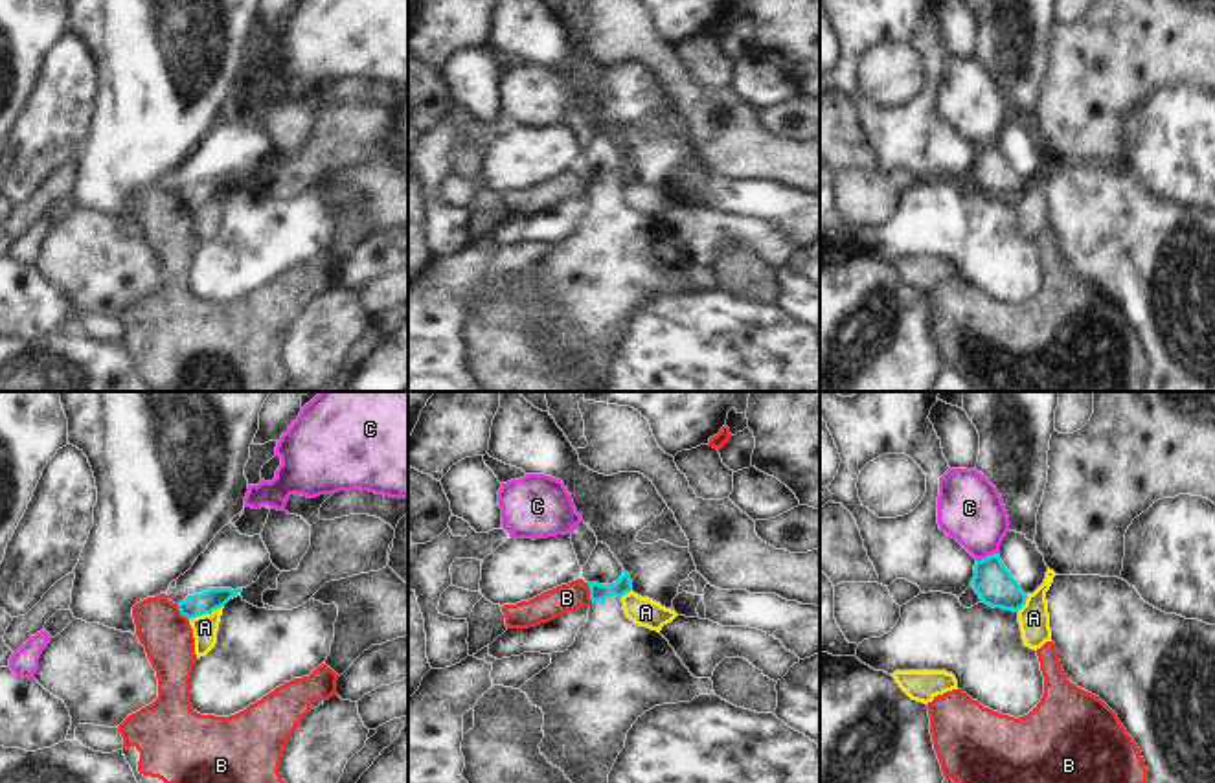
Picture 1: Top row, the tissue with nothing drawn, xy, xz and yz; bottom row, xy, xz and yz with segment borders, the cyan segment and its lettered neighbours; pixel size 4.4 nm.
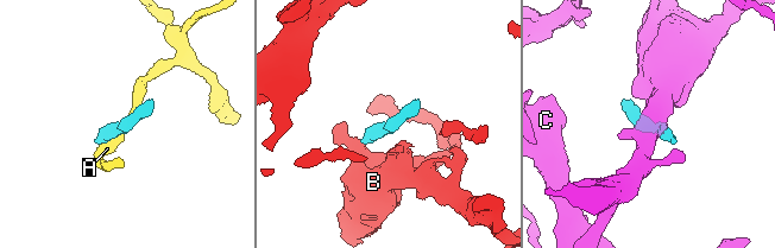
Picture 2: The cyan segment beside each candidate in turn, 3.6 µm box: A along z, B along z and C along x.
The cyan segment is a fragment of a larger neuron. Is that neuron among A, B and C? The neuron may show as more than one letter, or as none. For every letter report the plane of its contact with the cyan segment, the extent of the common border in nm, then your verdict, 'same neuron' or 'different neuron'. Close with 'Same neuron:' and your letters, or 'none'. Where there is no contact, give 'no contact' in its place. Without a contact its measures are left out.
A: xy | 170 nm | different neuron
B: xz | 100 nm | different neuron
C: yz | 100 nm | different neuron
Same neuron: none

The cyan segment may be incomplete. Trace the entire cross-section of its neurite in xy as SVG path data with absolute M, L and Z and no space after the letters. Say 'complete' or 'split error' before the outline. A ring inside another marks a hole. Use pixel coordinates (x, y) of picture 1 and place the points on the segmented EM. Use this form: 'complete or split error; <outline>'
complete; M210 588L202 594L187 596L178 603L178 610L187 619L193 619L202 614L211 614L213 610L224 607L232 597L241 594L243 588Z

